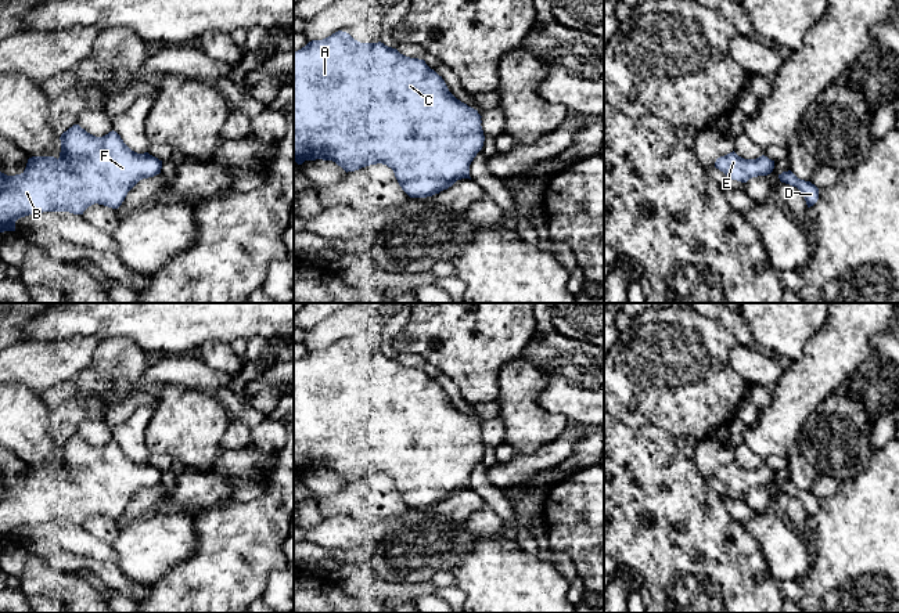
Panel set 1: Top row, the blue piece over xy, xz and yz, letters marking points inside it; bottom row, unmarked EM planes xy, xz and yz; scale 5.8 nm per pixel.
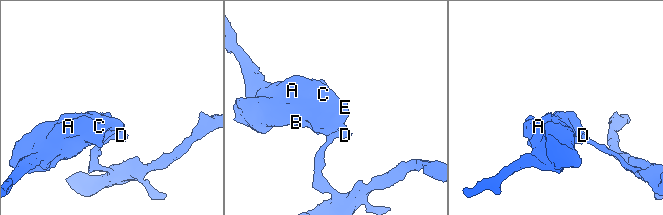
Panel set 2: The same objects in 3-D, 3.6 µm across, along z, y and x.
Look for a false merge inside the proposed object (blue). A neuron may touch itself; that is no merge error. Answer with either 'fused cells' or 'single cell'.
fused cells

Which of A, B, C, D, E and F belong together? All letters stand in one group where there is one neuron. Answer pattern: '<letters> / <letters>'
A B C E F / D

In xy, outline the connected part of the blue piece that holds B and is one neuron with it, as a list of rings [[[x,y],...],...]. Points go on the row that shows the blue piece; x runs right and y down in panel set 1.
[[[73,125],[60,137],[60,158],[32,156],[21,174],[0,172],[0,232],[15,231],[15,221],[32,213],[69,212],[83,214],[94,205],[118,209],[127,192],[143,179],[161,173],[162,161],[148,152],[132,151],[116,131],[96,137]]]

